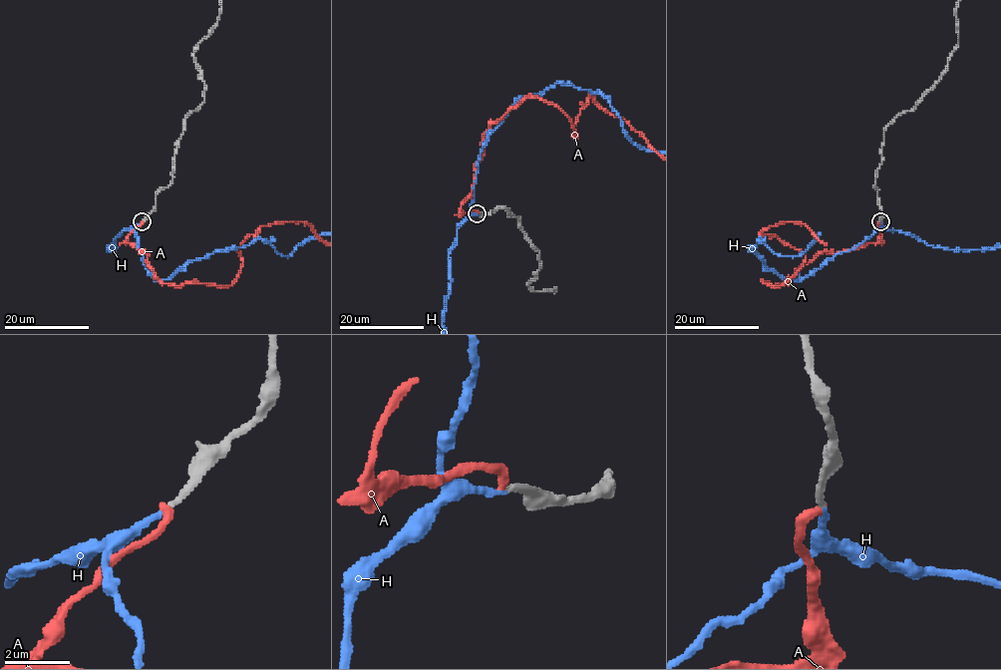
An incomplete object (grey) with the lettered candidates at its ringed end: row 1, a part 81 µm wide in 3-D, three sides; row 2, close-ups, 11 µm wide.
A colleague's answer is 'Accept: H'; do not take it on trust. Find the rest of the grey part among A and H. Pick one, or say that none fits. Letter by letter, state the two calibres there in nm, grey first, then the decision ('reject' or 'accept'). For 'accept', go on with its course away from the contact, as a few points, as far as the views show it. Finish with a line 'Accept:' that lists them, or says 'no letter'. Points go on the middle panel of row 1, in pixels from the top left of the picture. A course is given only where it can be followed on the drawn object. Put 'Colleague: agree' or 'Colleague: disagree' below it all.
A: 190 nm thick on the grey side, 280 nm on the other; reject
H: 200 nm thick on the grey side, 170 nm on the other; accept
Accept: H
Colleague: agree

